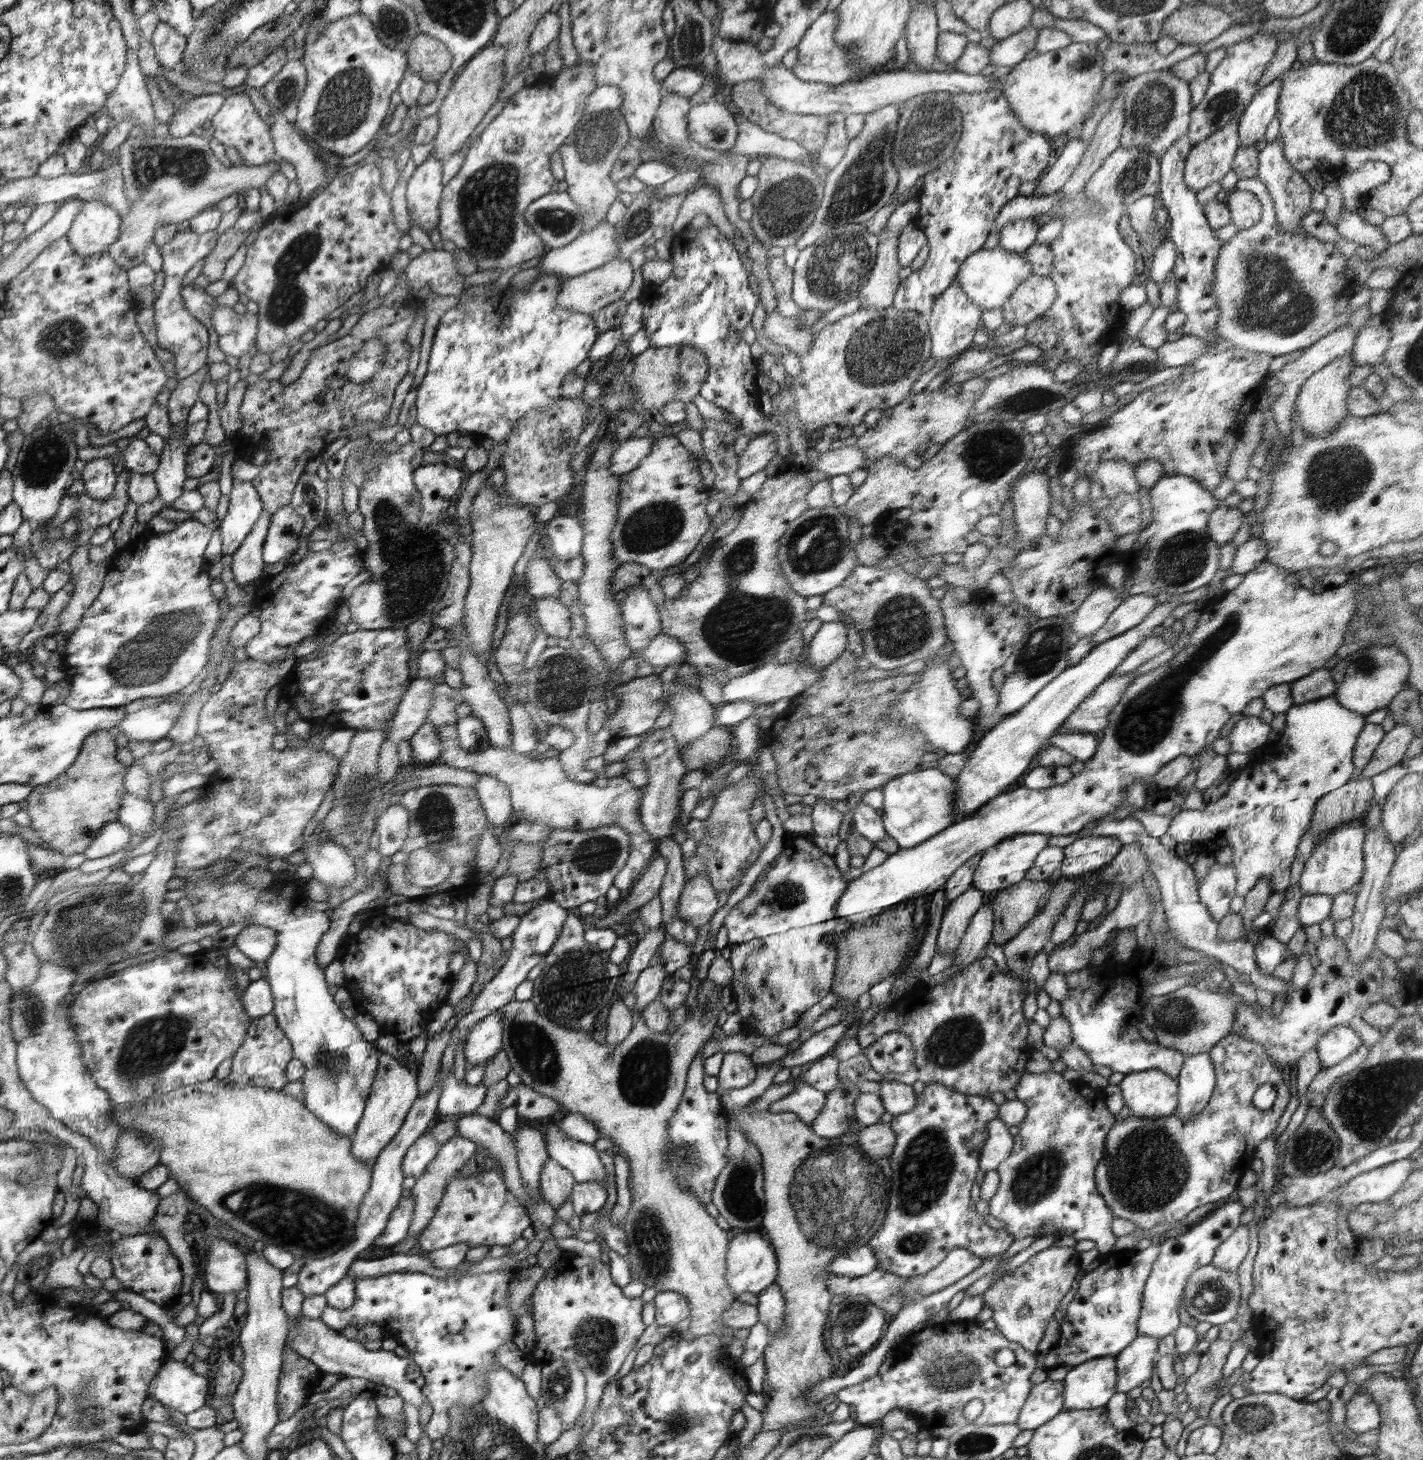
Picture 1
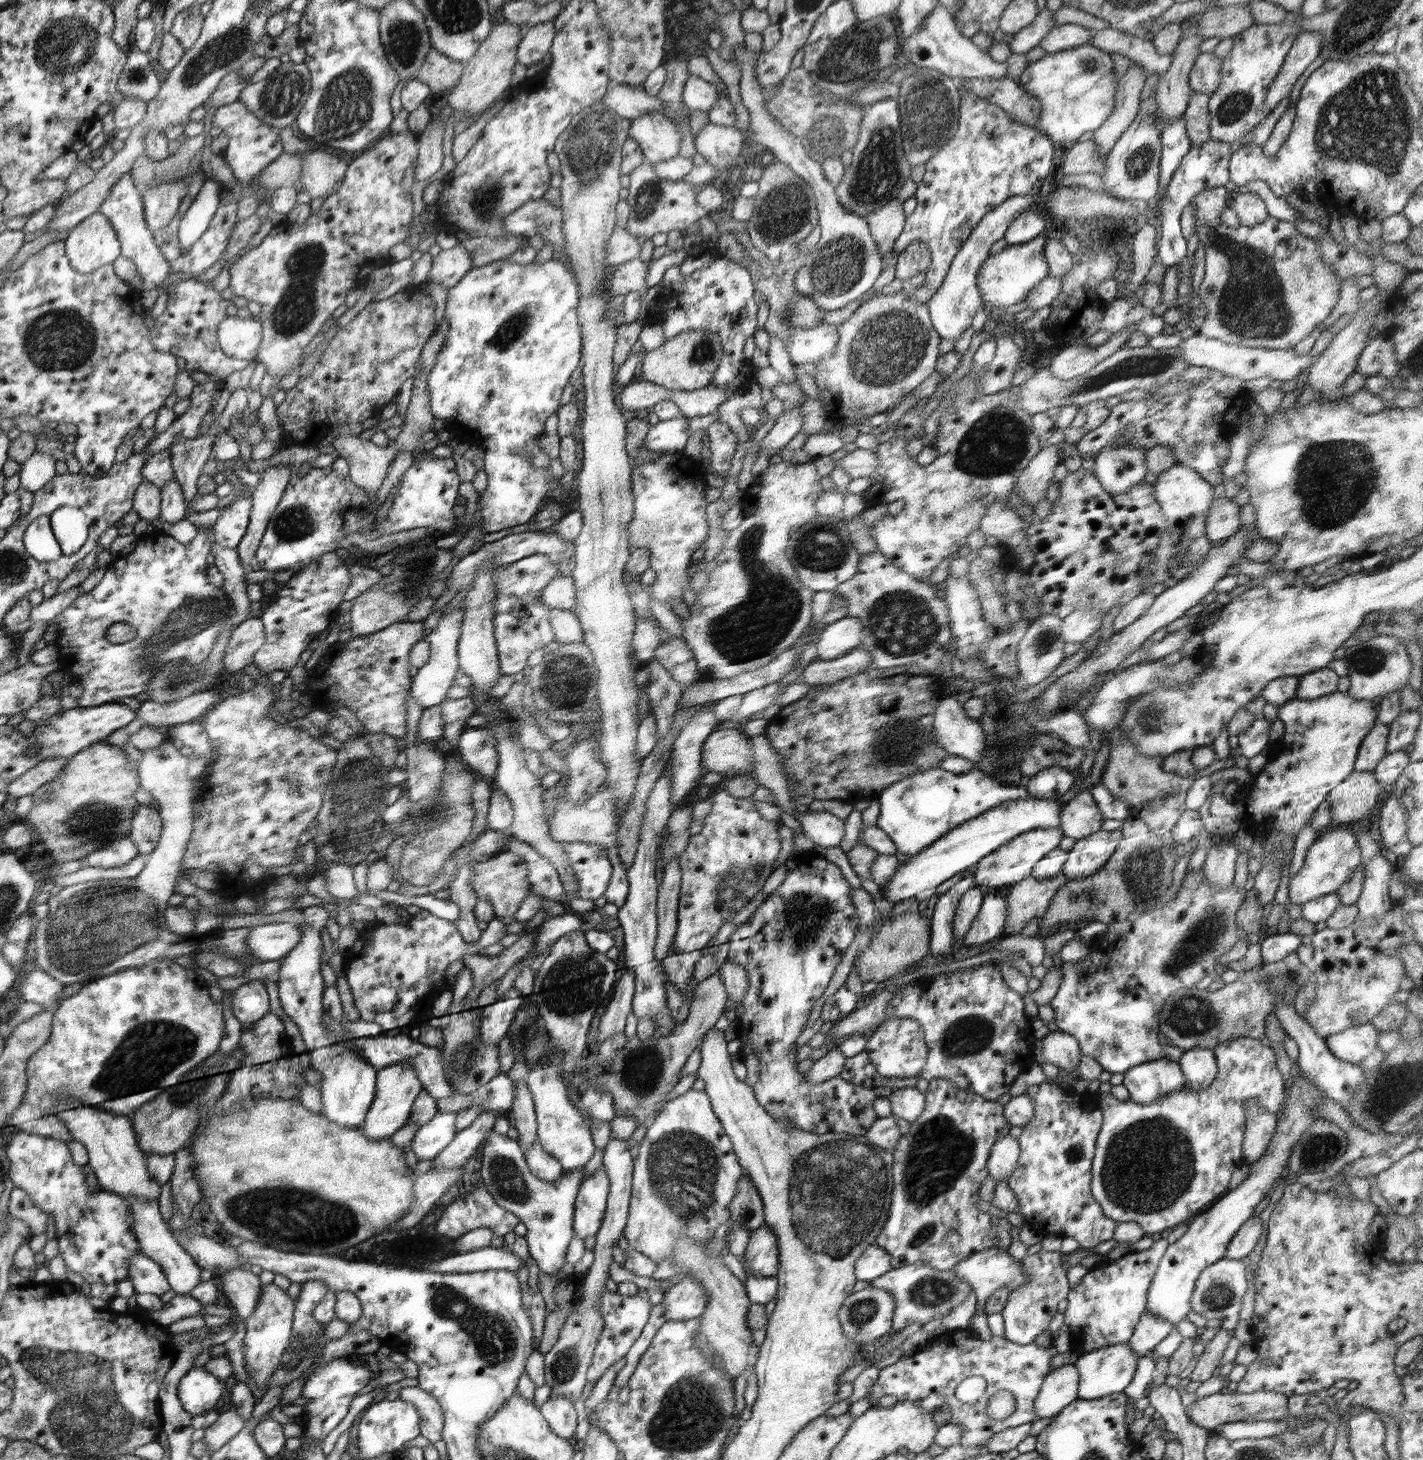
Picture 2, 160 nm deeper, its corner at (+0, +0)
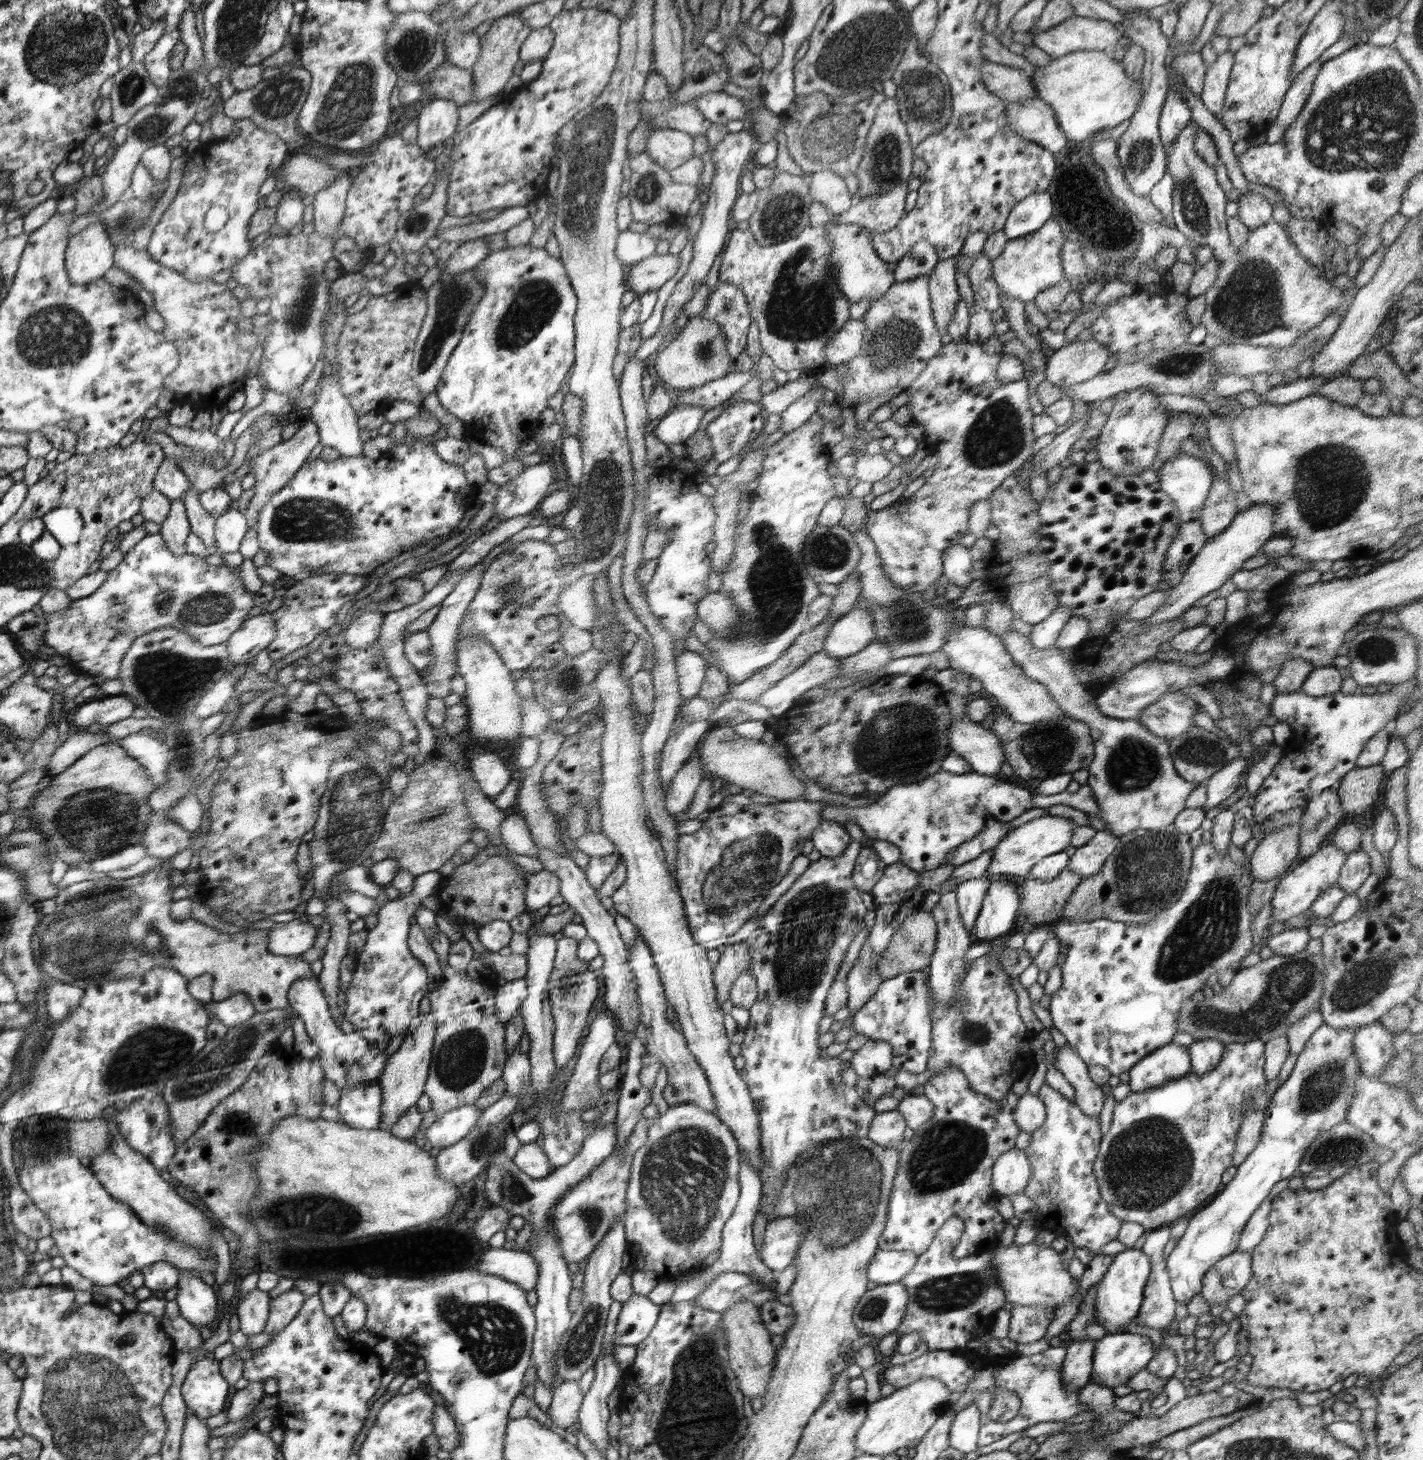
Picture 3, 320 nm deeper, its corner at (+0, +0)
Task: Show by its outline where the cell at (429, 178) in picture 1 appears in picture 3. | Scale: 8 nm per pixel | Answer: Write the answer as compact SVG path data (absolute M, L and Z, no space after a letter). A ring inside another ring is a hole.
M438 99L424 107L417 117L416 144L425 151L445 144L456 134L459 107L450 101Z

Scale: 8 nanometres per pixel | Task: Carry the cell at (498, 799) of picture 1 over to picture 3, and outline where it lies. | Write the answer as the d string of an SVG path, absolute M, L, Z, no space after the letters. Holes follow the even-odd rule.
M515 808L505 811L504 821L500 825L504 846L512 854L522 856L539 856L539 848L532 838L523 815Z

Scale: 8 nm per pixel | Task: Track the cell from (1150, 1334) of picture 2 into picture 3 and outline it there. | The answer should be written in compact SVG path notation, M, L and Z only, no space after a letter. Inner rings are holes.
M1171 1226L1160 1227L1159 1229L1154 1229L1146 1234L1146 1241L1141 1248L1144 1254L1149 1256L1149 1263L1151 1266L1151 1271L1144 1285L1143 1292L1143 1302L1139 1310L1139 1321L1141 1326L1147 1326L1154 1328L1154 1330L1159 1330L1164 1332L1166 1328L1170 1328L1176 1324L1176 1308L1177 1302L1174 1300L1171 1287L1171 1276L1167 1271L1166 1257L1164 1255L1164 1248L1170 1240L1170 1229Z

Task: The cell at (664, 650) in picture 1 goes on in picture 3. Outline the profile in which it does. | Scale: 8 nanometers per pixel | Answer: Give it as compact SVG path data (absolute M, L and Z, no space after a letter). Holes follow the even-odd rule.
M684 650L676 656L680 695L685 699L696 697L706 679L707 660L695 651Z

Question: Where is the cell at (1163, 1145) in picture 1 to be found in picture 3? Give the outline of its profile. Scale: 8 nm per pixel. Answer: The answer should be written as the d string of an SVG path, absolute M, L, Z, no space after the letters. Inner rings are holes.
M1252 1040L1248 1043L1226 1043L1224 1044L1224 1053L1220 1063L1210 1072L1206 1072L1204 1076L1191 1073L1180 1080L1172 1080L1157 1088L1144 1090L1144 1092L1132 1092L1130 1096L1121 1102L1117 1102L1114 1106L1111 1127L1101 1138L1098 1146L1098 1157L1094 1161L1093 1173L1097 1176L1099 1191L1101 1197L1109 1204L1112 1214L1123 1222L1133 1222L1143 1226L1147 1232L1159 1229L1164 1226L1171 1226L1178 1218L1186 1217L1192 1210L1202 1208L1208 1200L1212 1200L1216 1194L1223 1189L1222 1174L1227 1168L1233 1166L1233 1154L1237 1132L1241 1125L1243 1112L1245 1111L1244 1103L1248 1099L1252 1099L1253 1110L1265 1110L1270 1104L1270 1096L1266 1094L1265 1087L1268 1079L1264 1077L1264 1066L1266 1062L1265 1056L1266 1043L1262 1040Z

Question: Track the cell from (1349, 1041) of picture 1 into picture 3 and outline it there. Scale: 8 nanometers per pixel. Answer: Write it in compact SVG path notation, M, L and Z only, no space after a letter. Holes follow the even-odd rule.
M1374 1022L1356 1030L1352 1050L1366 1076L1379 1078L1384 1067L1396 1058L1392 1048L1393 1033L1382 1024Z

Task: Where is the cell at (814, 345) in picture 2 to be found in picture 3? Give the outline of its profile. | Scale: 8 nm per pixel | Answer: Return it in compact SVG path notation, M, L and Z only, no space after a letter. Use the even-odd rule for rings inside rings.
M848 319L844 323L824 347L830 366L846 363L862 350L862 336L865 330L866 323L862 319Z

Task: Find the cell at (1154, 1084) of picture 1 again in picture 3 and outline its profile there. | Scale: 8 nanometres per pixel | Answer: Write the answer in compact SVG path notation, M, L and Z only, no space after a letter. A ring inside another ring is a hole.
M1172 1042L1140 1060L1128 1073L1132 1092L1144 1092L1180 1080L1192 1072L1188 1048Z

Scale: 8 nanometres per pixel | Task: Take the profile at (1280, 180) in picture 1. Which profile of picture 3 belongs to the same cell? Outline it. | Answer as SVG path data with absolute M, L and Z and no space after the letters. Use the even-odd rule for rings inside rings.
M1314 62L1306 70L1302 70L1296 76L1296 80L1292 81L1292 86L1284 96L1276 121L1264 132L1266 134L1265 146L1276 144L1284 138L1286 130L1290 128L1292 122L1299 116L1300 111L1304 109L1304 105L1306 105L1306 101L1308 101L1308 97L1312 93L1314 81L1316 81L1316 77L1320 73L1320 67L1322 67L1322 62Z

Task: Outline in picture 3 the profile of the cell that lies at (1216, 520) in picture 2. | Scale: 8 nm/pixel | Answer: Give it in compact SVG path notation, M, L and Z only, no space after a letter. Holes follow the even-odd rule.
M1214 474L1213 483L1199 519L1206 537L1212 538L1224 533L1224 529L1234 520L1238 513L1236 494L1230 489L1226 479Z

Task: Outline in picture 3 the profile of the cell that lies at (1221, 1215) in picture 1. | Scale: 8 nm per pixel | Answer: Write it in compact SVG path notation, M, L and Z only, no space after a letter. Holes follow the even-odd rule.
M1322 1024L1312 1034L1290 1078L1270 1096L1265 1111L1264 1128L1252 1154L1238 1166L1236 1176L1216 1195L1216 1198L1189 1218L1189 1225L1176 1247L1166 1257L1167 1271L1171 1276L1174 1300L1188 1304L1198 1296L1203 1287L1203 1278L1224 1256L1238 1248L1240 1235L1253 1212L1268 1199L1276 1182L1291 1179L1299 1174L1304 1152L1325 1130L1347 1120L1354 1095L1354 1087L1360 1074L1360 1062L1352 1050L1356 1028L1336 1030Z

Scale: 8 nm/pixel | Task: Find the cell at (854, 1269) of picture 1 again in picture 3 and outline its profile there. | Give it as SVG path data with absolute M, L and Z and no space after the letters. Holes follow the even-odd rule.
M878 1249L867 1268L868 1280L876 1284L896 1284L911 1272L919 1256L910 1251Z

